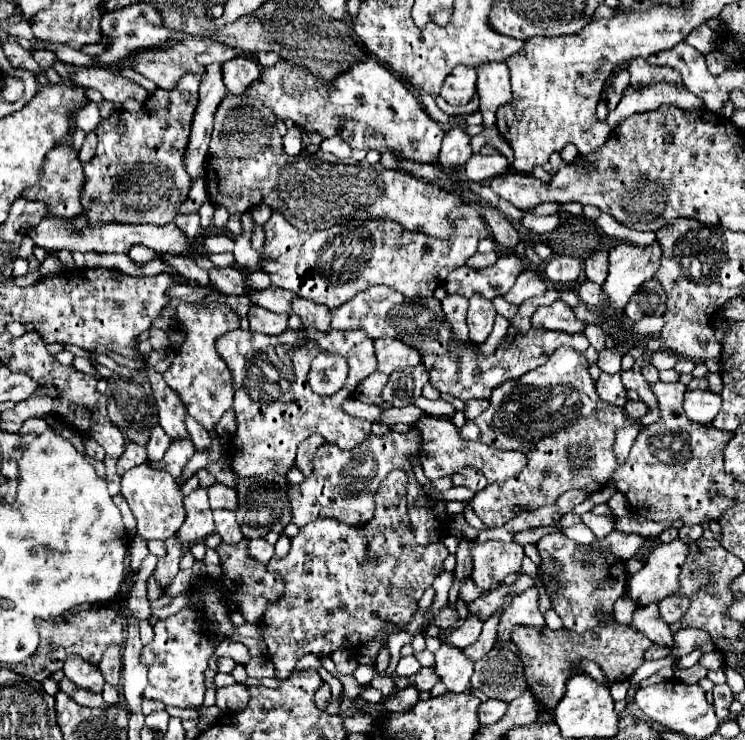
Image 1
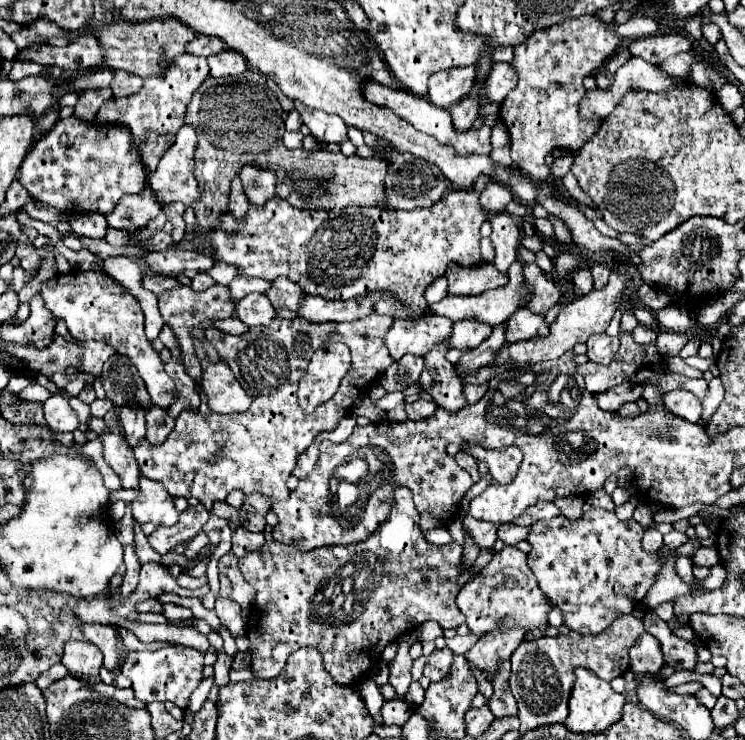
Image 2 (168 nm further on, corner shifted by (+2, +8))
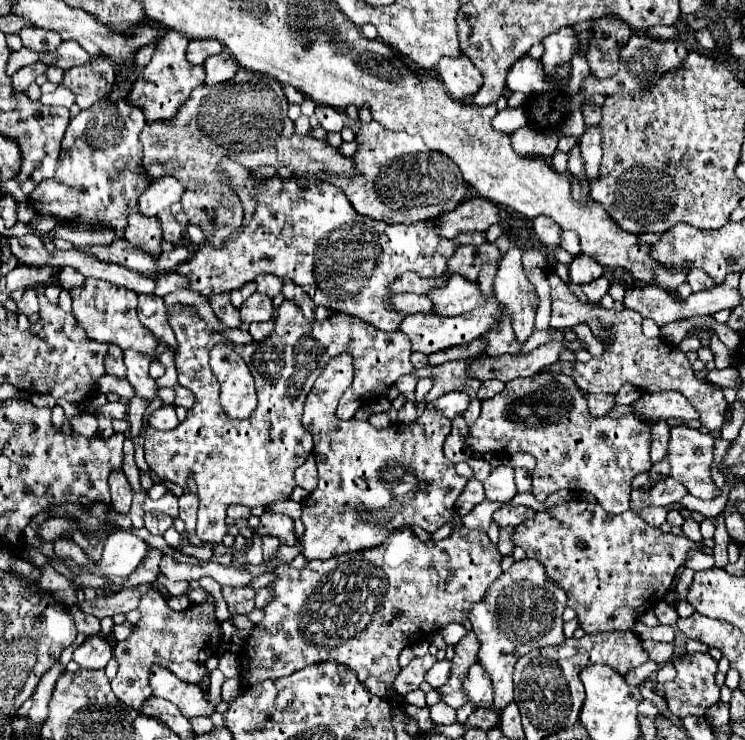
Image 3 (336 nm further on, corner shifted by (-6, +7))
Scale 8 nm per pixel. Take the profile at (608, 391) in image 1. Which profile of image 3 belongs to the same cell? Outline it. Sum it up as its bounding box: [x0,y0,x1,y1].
[541,273,727,431]

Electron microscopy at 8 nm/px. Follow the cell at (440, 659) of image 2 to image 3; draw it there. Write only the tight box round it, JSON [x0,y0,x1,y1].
[425,659,451,689]

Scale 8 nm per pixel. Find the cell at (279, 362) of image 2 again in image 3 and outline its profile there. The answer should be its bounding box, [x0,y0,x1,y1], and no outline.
[145,301,413,543]

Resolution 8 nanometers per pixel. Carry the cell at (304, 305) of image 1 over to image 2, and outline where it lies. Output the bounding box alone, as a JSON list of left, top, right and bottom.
[267,278,305,312]

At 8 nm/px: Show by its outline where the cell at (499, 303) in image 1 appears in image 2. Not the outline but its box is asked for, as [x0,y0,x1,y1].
[431,262,523,326]

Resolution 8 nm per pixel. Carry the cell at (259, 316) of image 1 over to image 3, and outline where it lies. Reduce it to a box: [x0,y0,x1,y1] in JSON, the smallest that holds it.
[239,293,273,323]

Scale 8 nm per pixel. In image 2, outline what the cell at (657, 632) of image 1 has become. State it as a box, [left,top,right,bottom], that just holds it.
[643,610,697,670]

